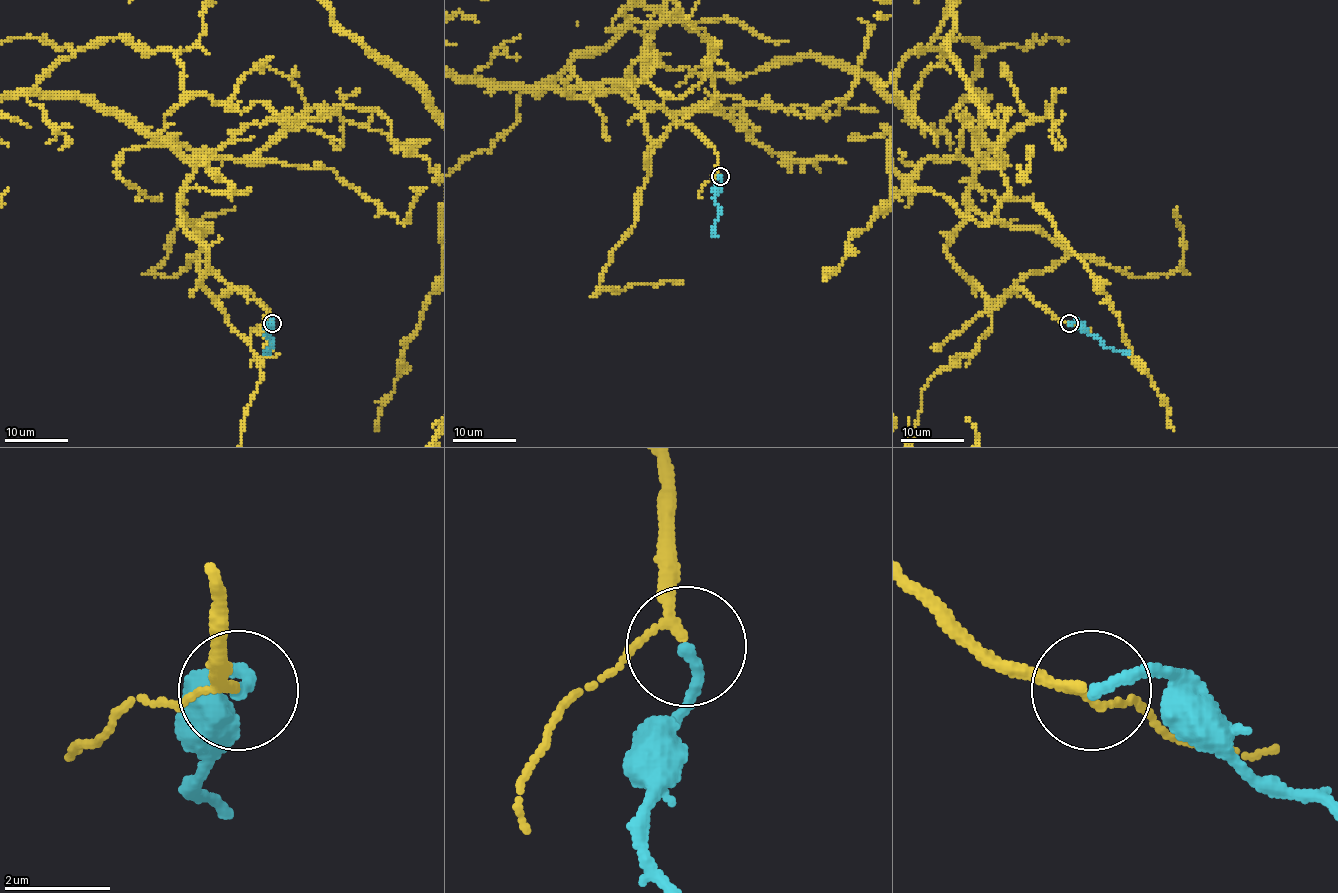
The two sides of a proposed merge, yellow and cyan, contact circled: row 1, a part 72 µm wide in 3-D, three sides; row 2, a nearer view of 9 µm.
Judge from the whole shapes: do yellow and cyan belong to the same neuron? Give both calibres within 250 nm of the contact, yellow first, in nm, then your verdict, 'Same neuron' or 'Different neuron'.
Thickness 150 nm (yellow) against 220 nm. Same neuron

